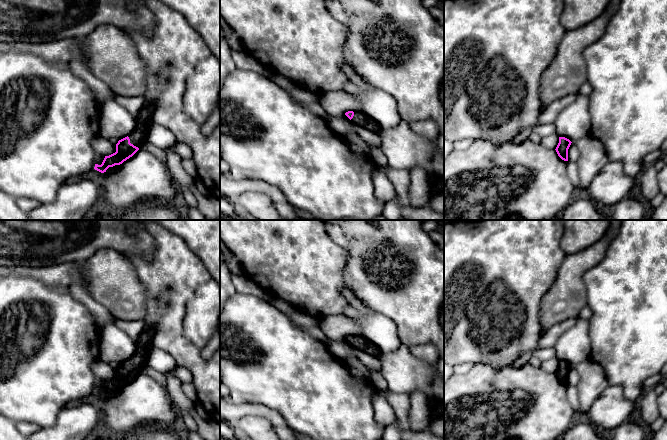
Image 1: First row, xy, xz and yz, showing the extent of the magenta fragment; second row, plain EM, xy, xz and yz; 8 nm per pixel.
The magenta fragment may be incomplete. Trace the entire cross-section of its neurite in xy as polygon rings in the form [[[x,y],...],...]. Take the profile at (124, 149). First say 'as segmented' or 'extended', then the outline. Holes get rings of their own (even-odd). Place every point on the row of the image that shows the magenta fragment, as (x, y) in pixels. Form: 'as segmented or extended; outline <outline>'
extended; outline [[[144,105],[136,116],[135,129],[116,144],[116,152],[105,156],[101,165],[95,164],[94,169],[104,173],[109,167],[120,165],[132,157],[142,146],[147,143],[147,130],[151,121],[152,108]]]

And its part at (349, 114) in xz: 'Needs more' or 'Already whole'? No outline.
Needs more

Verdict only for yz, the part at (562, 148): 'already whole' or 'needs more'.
already whole

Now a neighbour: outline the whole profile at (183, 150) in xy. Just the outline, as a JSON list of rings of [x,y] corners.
[[[176,142],[172,147],[166,149],[165,152],[167,152],[169,149],[173,149],[181,159],[182,158],[186,158],[186,159],[193,158],[192,149],[186,143]]]

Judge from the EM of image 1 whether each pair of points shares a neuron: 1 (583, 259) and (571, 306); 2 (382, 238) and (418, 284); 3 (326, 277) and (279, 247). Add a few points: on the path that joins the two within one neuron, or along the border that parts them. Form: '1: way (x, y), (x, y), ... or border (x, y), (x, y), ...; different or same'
1: way (571, 271), (571, 294); same
2: way (388, 249), (390, 256), (407, 273); same
3: way (314, 277), (291, 256); same

